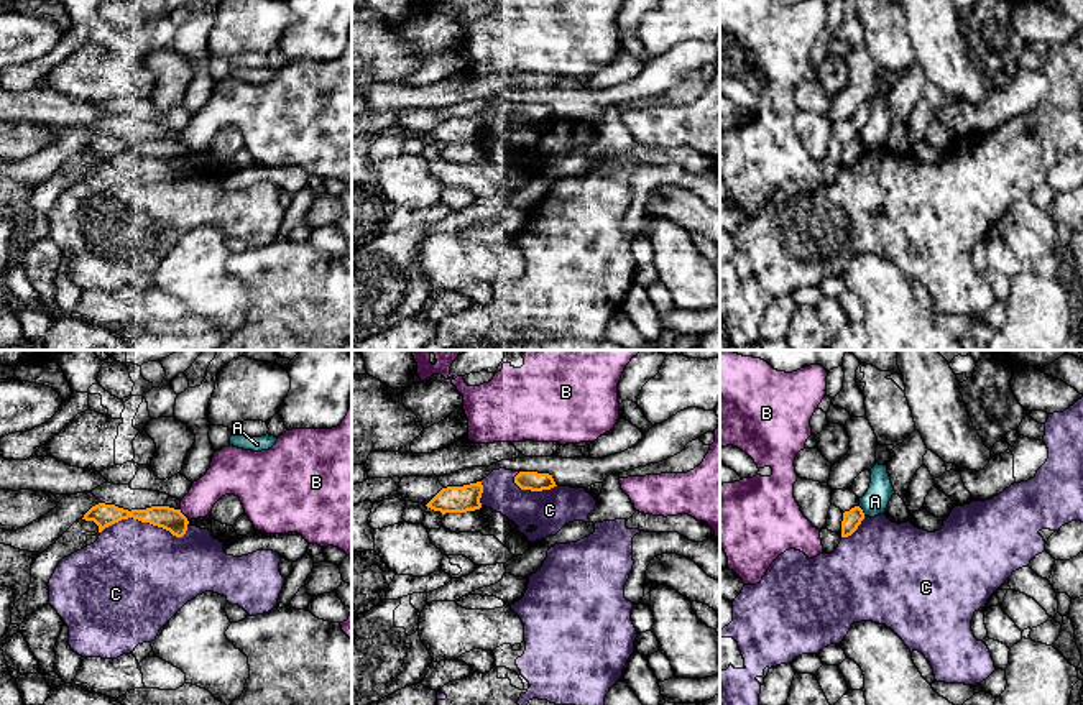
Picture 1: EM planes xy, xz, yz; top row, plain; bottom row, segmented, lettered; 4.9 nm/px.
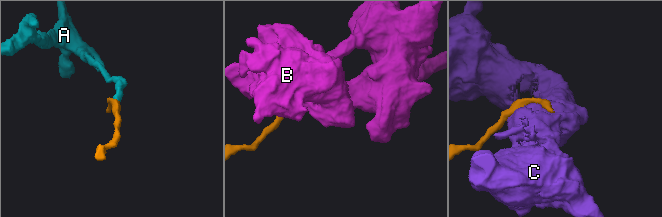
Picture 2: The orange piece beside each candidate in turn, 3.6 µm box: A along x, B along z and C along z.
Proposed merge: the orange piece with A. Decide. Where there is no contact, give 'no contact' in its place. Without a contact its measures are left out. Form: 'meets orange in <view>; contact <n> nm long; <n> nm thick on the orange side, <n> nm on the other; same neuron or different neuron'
meets orange in yz; contact 60 nm long; 90 nm thick on the orange side, 130 nm on the other; different neuron

